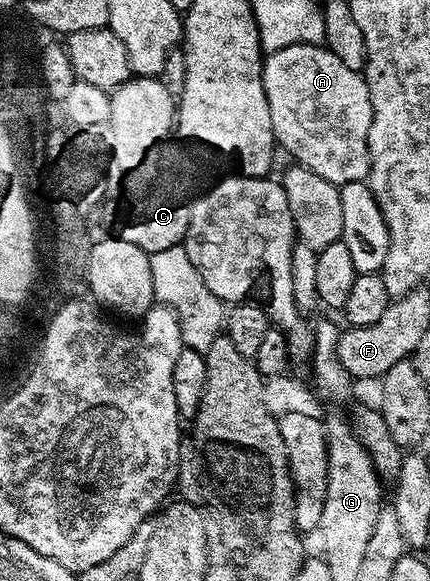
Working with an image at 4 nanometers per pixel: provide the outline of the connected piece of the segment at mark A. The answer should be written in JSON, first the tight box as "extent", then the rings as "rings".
{"extent":[261,44,373,187],"rings":[[[324,44],[319,45],[292,45],[283,47],[281,51],[268,54],[261,62],[261,78],[263,79],[263,95],[267,95],[267,111],[271,111],[271,127],[273,128],[273,139],[278,146],[281,145],[293,156],[292,160],[296,164],[307,167],[315,175],[323,175],[332,185],[338,187],[351,183],[352,181],[365,181],[369,175],[369,144],[367,135],[371,131],[371,119],[373,118],[373,108],[371,107],[371,95],[365,82],[364,76],[360,72],[352,70],[346,66],[331,50]]]}

